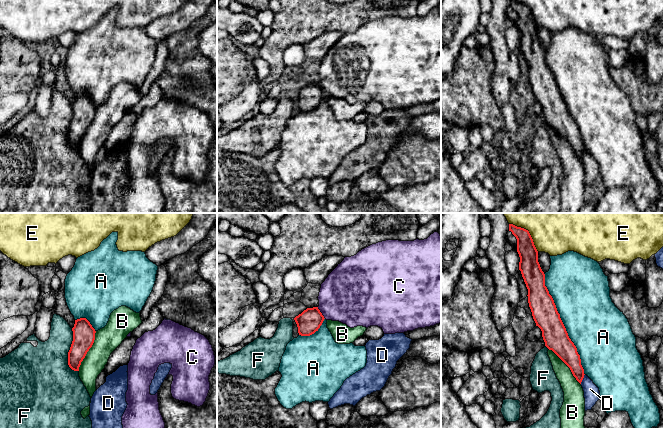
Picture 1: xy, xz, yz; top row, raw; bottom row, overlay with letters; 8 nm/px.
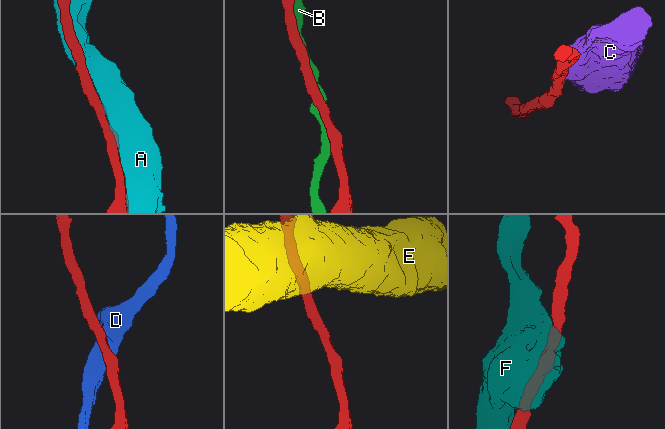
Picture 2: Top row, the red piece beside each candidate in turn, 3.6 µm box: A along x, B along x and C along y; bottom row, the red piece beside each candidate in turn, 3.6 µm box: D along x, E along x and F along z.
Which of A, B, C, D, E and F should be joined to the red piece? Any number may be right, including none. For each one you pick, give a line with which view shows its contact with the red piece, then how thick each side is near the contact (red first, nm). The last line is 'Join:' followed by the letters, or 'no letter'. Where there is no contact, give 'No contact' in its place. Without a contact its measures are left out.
A: Touches red in yz. Thickness 200 nm (red) against 460 nm
Join: A

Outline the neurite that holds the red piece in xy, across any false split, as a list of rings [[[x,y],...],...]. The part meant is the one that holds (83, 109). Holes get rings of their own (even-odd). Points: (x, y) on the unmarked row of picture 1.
[[[86,94],[75,96],[73,117],[68,128],[68,141],[74,147],[79,147],[81,138],[92,123],[95,116],[95,105]]]

